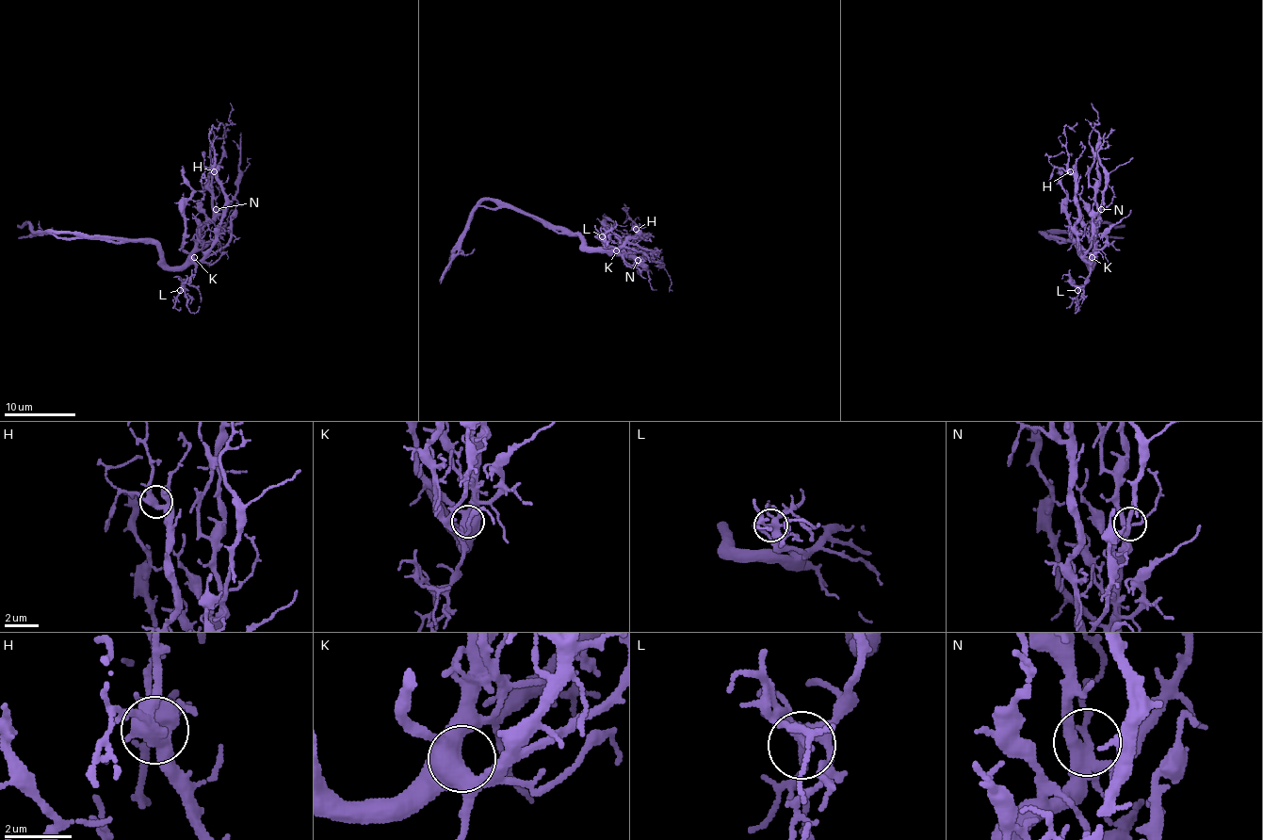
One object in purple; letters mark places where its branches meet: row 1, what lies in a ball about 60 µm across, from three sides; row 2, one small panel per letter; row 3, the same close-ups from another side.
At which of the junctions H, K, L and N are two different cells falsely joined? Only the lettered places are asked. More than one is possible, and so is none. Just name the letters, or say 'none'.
none

